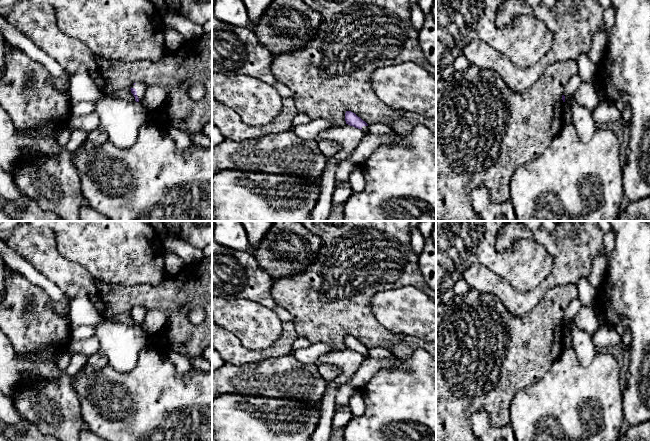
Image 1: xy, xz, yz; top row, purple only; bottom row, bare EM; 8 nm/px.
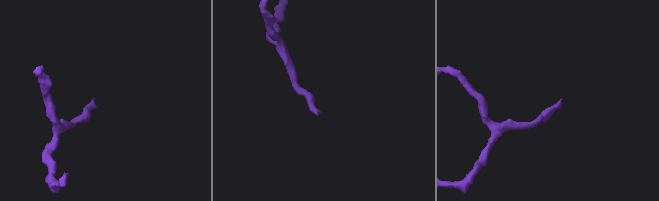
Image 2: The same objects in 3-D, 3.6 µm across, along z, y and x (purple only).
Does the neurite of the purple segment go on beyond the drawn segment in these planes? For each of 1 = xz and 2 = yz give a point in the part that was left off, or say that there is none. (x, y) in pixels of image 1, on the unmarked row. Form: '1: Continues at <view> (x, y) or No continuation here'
1: Continues at xz (365, 352)
2: Continues at yz (571, 311)

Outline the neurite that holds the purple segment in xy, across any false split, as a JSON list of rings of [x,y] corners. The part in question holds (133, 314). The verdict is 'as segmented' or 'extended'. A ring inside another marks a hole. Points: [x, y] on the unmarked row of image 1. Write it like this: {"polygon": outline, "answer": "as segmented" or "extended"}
{"polygon": [[[138,306],[134,307],[130,314],[133,320],[135,321],[135,325],[142,326],[147,312],[143,307]]], "answer": "extended"}

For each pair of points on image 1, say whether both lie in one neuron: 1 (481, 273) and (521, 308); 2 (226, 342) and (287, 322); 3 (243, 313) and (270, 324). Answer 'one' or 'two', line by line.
1: one
2: one
3: one

